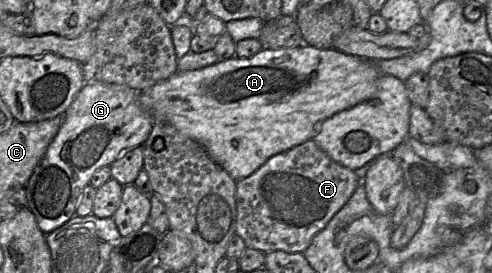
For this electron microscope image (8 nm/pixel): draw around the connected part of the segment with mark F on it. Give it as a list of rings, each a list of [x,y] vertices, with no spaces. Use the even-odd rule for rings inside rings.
[[[308,140],[285,152],[272,156],[251,175],[236,181],[236,234],[243,239],[247,248],[259,250],[264,254],[272,251],[303,253],[311,244],[314,236],[320,232],[332,217],[347,203],[360,184],[362,184],[362,180],[355,171],[335,162],[327,153],[318,147],[314,140]]]

